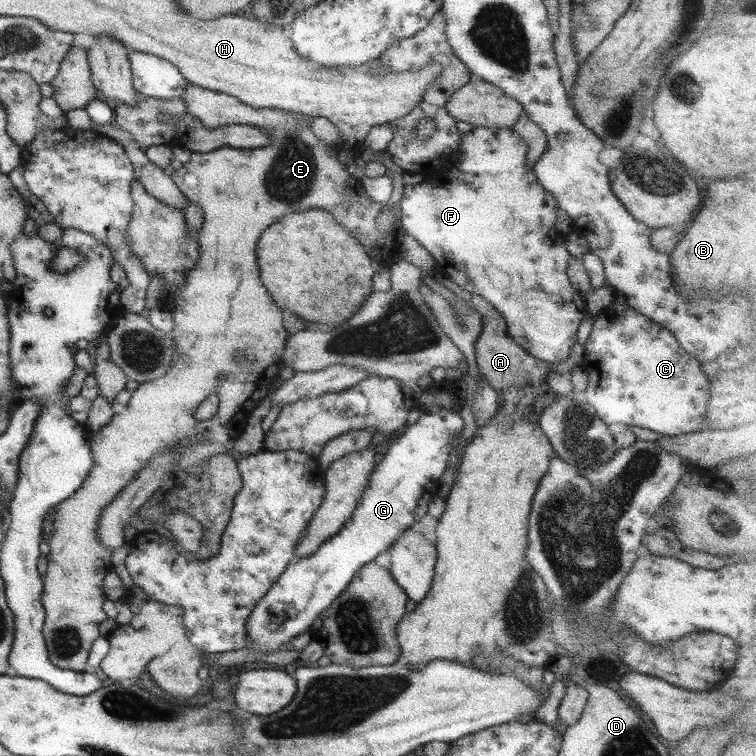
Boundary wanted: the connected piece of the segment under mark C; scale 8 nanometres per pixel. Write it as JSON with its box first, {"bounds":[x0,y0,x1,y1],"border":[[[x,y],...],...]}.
{"bounds":[583,303,710,437],"border":[[[612,303],[593,318],[583,345],[587,360],[585,402],[606,425],[611,428],[639,426],[665,437],[705,430],[702,416],[706,411],[710,383],[699,370],[697,360],[679,346],[668,330],[627,305]]]}

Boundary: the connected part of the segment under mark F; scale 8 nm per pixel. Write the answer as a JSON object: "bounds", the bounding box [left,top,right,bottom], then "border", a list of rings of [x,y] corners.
{"bounds":[396,126,586,366],"border":[[[474,126],[466,133],[461,133],[459,137],[459,146],[457,153],[457,164],[449,170],[447,176],[435,182],[415,183],[414,185],[403,185],[403,193],[399,200],[396,209],[399,223],[403,233],[413,237],[425,250],[433,257],[435,261],[434,271],[441,273],[445,278],[449,278],[450,282],[457,284],[462,291],[475,294],[483,298],[495,311],[497,311],[506,324],[506,333],[509,338],[517,346],[525,349],[527,354],[533,358],[539,358],[545,364],[553,366],[559,365],[566,360],[571,346],[576,343],[576,332],[579,328],[581,320],[586,315],[584,304],[584,296],[577,290],[571,288],[565,269],[569,262],[570,255],[565,250],[566,235],[561,235],[555,229],[555,218],[557,218],[557,201],[552,194],[549,194],[537,182],[536,176],[531,169],[526,165],[526,154],[528,151],[527,145],[522,138],[519,138],[510,128],[494,127],[494,126]]]}

